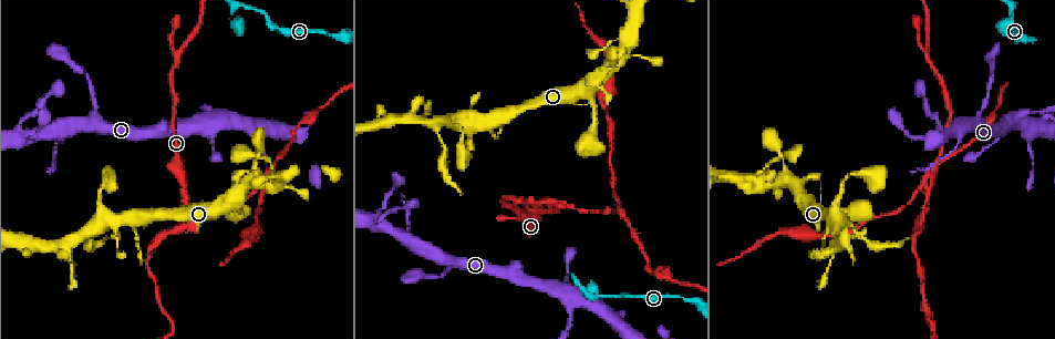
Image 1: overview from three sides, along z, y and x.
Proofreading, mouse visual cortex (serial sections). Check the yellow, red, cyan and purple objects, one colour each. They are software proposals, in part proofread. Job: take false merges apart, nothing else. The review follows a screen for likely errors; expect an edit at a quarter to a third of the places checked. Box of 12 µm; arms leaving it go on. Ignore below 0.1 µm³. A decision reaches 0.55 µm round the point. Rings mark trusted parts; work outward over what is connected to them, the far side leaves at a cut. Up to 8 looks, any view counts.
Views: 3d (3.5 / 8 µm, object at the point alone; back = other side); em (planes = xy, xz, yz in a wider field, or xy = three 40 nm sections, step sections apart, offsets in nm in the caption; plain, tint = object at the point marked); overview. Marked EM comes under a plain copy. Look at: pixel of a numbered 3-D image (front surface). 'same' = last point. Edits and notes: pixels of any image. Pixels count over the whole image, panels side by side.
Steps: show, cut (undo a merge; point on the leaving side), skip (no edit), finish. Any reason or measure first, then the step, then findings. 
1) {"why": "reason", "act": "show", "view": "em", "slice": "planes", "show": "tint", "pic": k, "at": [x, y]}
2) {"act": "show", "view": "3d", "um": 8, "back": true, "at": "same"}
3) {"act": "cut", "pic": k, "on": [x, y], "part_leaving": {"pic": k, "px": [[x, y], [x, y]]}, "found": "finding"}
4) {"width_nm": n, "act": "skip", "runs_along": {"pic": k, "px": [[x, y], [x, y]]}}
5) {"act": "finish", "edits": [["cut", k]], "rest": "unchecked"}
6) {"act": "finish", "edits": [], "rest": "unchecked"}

{"why": "calibre changes", "act": "show", "view": "3d", "um": 3.5, "back": true, "pic": 1, "at": [238, 16]}

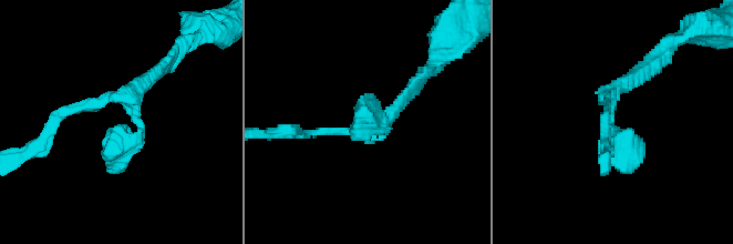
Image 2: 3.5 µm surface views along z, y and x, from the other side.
{"act": "show", "view": "em", "slice": "xy", "step": 5, "show": "tint", "pic": 2, "at": [125, 125]}

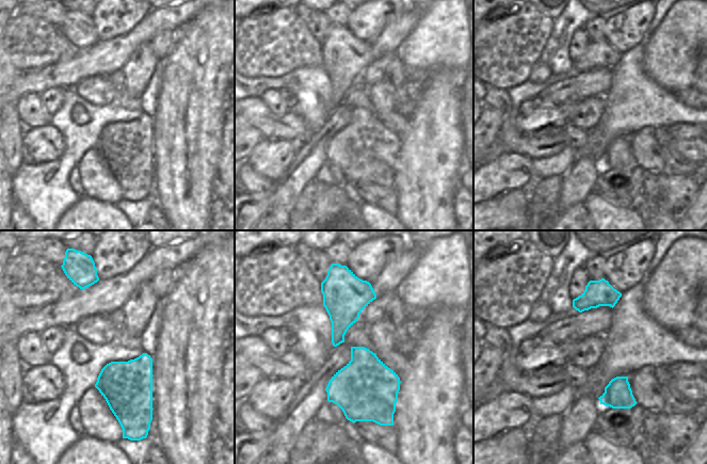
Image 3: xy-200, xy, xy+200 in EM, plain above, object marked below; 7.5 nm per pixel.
{"act": "skip", "runs_along": {"pic": 2, "px": [[84, 108], [122, 94], [132, 104], [112, 173]]}, "found": "all the same cell"}

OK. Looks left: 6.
{"why": "two arms in line, one across", "act": "show", "view": "3d", "um": 8, "back": true, "pic": 1, "at": [568, 292]}

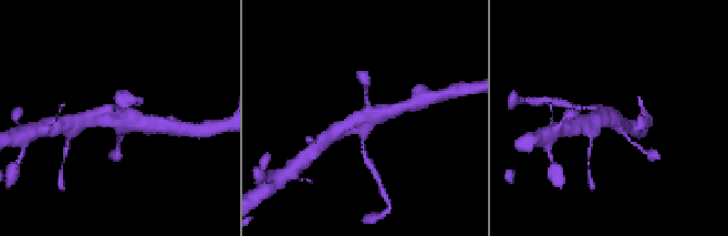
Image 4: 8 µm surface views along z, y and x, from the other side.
{"act": "show", "view": "3d", "um": 3.5, "pic": 4, "at": [118, 117]}

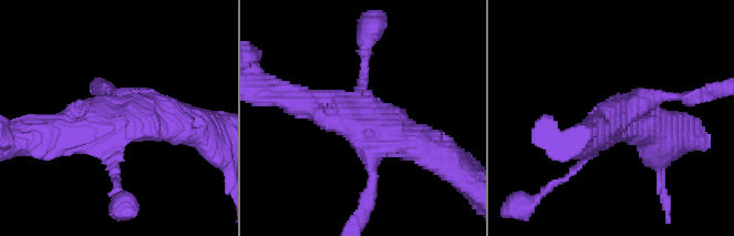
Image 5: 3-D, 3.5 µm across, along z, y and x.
{"act": "show", "view": "em", "slice": "planes", "show": "tint", "pic": 5, "at": [120, 126]}

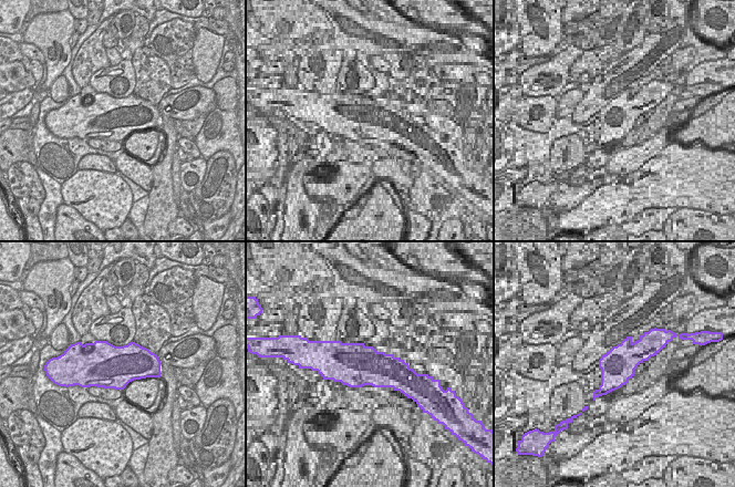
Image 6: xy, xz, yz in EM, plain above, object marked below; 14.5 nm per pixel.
{"act": "skip", "runs_along": {"pic": 5, "px": [[296, 100], [391, 122], [432, 151]]}, "found": "all the same cell"}

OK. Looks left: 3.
{"why": "three arms meet", "act": "show", "view": "3d", "um": 3.5, "pic": 1, "at": [544, 203]}

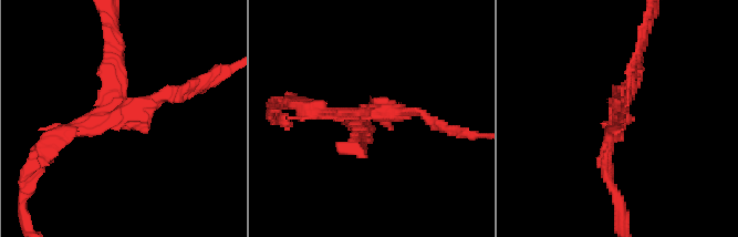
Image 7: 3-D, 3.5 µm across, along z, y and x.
{"arms": 3, "arm_widths_nm": [150, 150, 200], "act": "show", "view": "em", "slice": "xy", "step": 2, "show": "tint", "pic": 7, "at": [623, 102]}

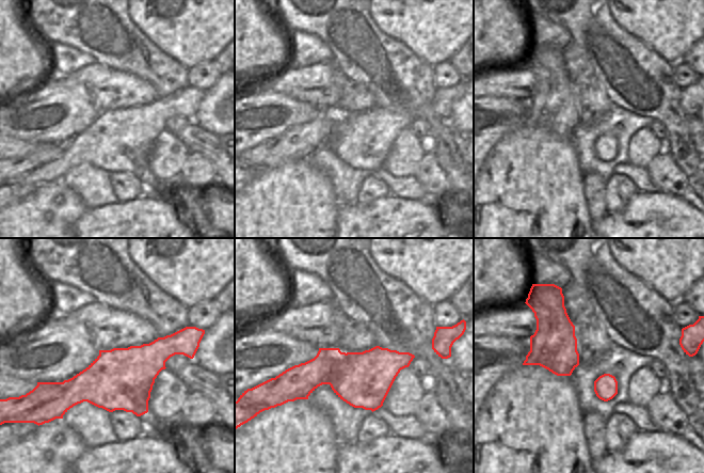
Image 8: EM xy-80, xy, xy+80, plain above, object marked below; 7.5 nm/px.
{"act": "cut", "pic": 7, "on": [163, 98], "part_leaving": {"pic": 7, "px": [[125, 103], [176, 96], [220, 72]]}, "found": "two cells meet here"}

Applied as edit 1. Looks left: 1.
{"act": "finish", "edits": [["cut", 7]], "rest": "unchecked"}

